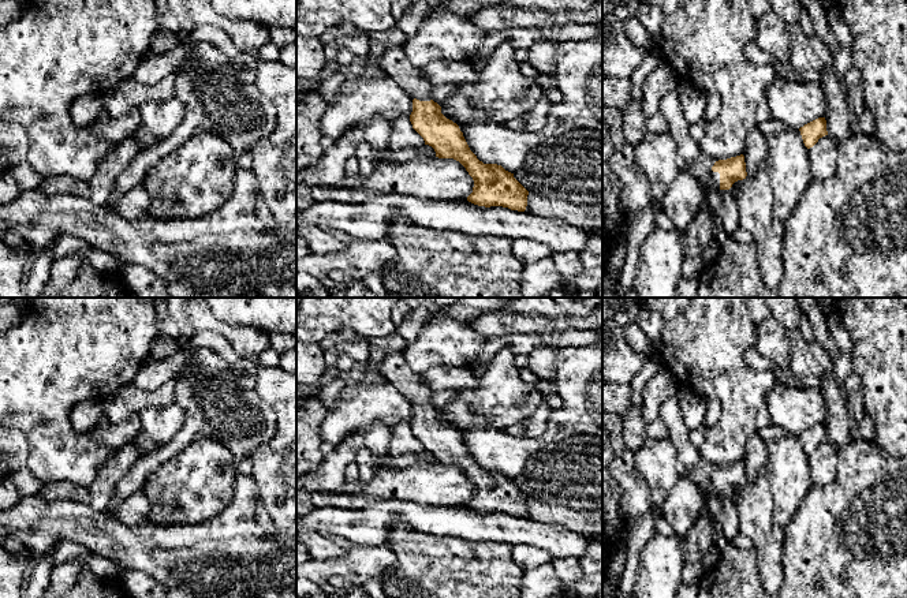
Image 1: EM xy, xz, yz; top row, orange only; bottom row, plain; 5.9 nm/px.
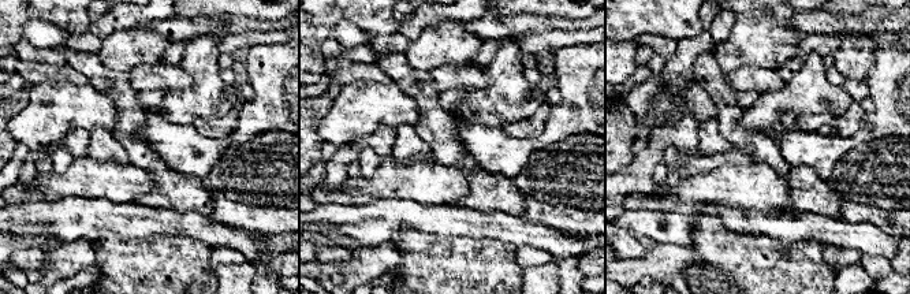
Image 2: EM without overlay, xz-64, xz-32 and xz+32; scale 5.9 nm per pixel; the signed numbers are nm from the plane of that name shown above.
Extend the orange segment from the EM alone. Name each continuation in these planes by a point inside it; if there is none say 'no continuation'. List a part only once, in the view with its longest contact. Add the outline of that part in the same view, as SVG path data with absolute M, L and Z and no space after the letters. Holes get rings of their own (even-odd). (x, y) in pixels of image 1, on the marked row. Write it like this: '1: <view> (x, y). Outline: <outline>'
1: yz (690, 159). Outline: M678 86L662 96L660 112L668 123L668 132L676 142L679 171L690 172L698 180L702 193L720 190L720 173L712 171L716 160L703 154L699 143L691 137L690 124L679 102Z

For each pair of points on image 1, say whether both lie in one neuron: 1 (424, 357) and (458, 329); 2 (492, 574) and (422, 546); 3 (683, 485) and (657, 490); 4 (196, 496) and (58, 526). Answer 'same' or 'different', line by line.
1: same
2: same
3: different
4: different

